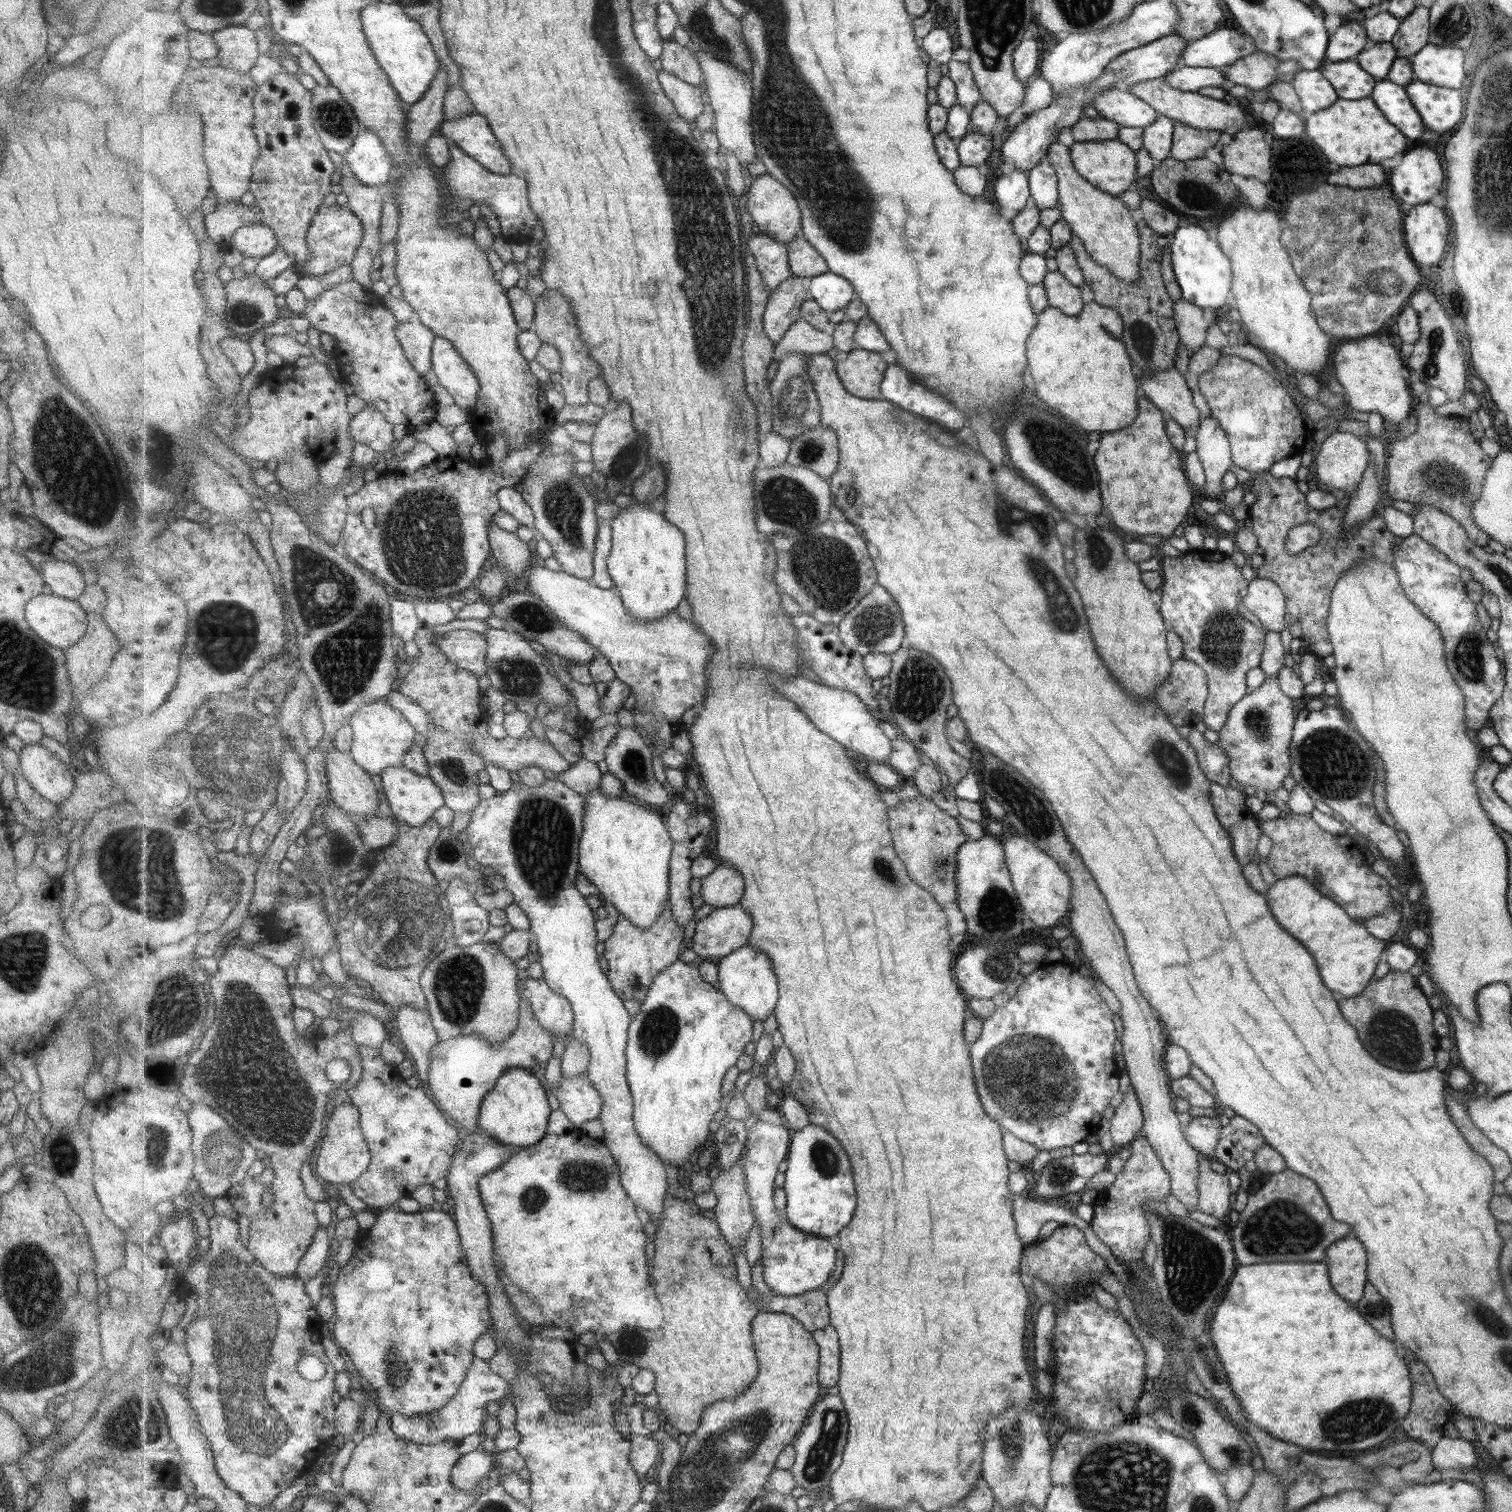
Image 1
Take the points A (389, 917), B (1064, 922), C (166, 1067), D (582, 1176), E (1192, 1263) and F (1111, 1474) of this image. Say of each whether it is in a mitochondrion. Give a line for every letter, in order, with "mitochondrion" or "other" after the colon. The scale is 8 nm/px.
A: mitochondrion
B: other
C: mitochondrion
D: mitochondrion
E: mitochondrion
F: mitochondrion

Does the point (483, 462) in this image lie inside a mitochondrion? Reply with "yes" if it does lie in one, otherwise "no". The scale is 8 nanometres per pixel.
no

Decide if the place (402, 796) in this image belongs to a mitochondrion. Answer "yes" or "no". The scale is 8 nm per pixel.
no

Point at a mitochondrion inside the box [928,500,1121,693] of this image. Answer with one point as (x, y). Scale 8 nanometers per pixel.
(1064, 616)

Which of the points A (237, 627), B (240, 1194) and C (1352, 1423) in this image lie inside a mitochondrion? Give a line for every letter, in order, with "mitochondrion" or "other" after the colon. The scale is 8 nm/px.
A: mitochondrion
B: mitochondrion
C: mitochondrion

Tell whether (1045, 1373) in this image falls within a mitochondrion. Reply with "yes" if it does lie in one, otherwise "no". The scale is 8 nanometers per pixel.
no

